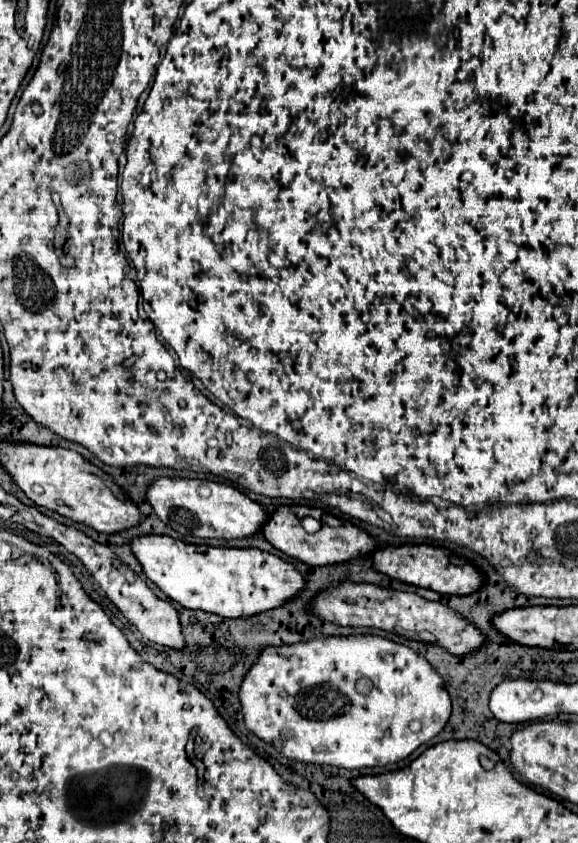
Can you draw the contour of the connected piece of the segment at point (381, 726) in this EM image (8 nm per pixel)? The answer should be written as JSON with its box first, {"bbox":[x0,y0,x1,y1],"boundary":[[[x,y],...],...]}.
{"bbox":[240,634,452,770],"boundary":[[[362,634],[266,648],[242,682],[240,702],[248,730],[284,756],[348,770],[386,766],[408,758],[420,744],[440,734],[452,714],[452,700],[442,676],[422,656],[404,644]]]}

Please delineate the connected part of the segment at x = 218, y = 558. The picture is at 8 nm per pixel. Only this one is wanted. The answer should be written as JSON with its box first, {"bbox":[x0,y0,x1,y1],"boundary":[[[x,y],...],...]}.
{"bbox":[130,536,306,618],"boundary":[[[142,536],[130,546],[144,574],[168,598],[190,610],[206,610],[224,618],[256,616],[284,606],[306,588],[304,576],[292,564],[258,548],[198,548],[170,536]]]}

